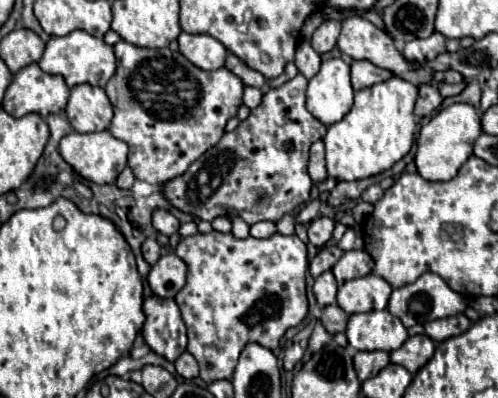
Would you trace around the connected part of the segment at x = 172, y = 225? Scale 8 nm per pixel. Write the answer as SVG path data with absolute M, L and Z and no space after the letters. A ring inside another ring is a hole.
M156 208L156 210L154 210L154 214L152 214L152 224L154 224L154 228L156 228L158 232L162 232L162 234L166 234L166 236L178 232L178 226L180 226L178 218L172 216L168 210L162 210L162 208Z

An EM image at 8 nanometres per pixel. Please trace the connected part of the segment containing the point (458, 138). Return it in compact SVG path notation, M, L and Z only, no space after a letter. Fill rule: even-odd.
M452 104L434 114L418 134L418 150L416 150L416 166L418 174L426 180L452 180L460 166L472 156L472 146L476 138L482 134L480 112L472 104Z

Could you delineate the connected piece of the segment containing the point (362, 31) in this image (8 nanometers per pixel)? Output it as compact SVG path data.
M350 16L342 22L342 32L340 32L340 38L338 38L338 48L348 54L350 58L354 60L370 60L372 64L392 72L394 76L400 76L408 82L412 82L412 78L420 78L420 84L432 84L434 88L440 90L442 96L456 96L462 92L462 88L466 84L446 84L446 82L436 82L432 72L430 70L424 70L424 68L412 68L412 64L408 64L404 58L400 58L400 54L396 54L396 46L394 46L394 40L384 34L382 30L378 30L370 20L362 18L362 16Z

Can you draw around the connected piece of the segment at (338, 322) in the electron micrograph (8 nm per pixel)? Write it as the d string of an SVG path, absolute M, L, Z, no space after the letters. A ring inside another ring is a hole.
M330 304L322 310L322 318L320 318L322 326L330 332L330 334L338 334L346 330L348 324L348 314L338 306L338 304Z

